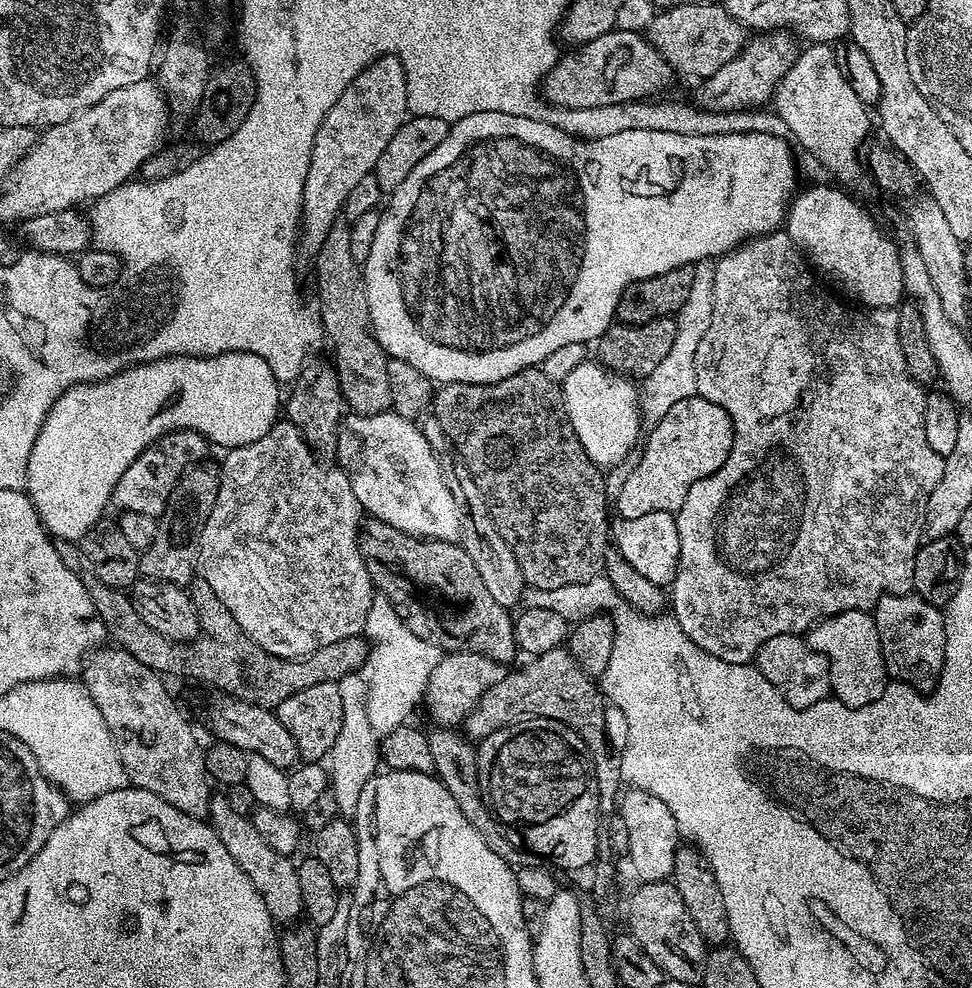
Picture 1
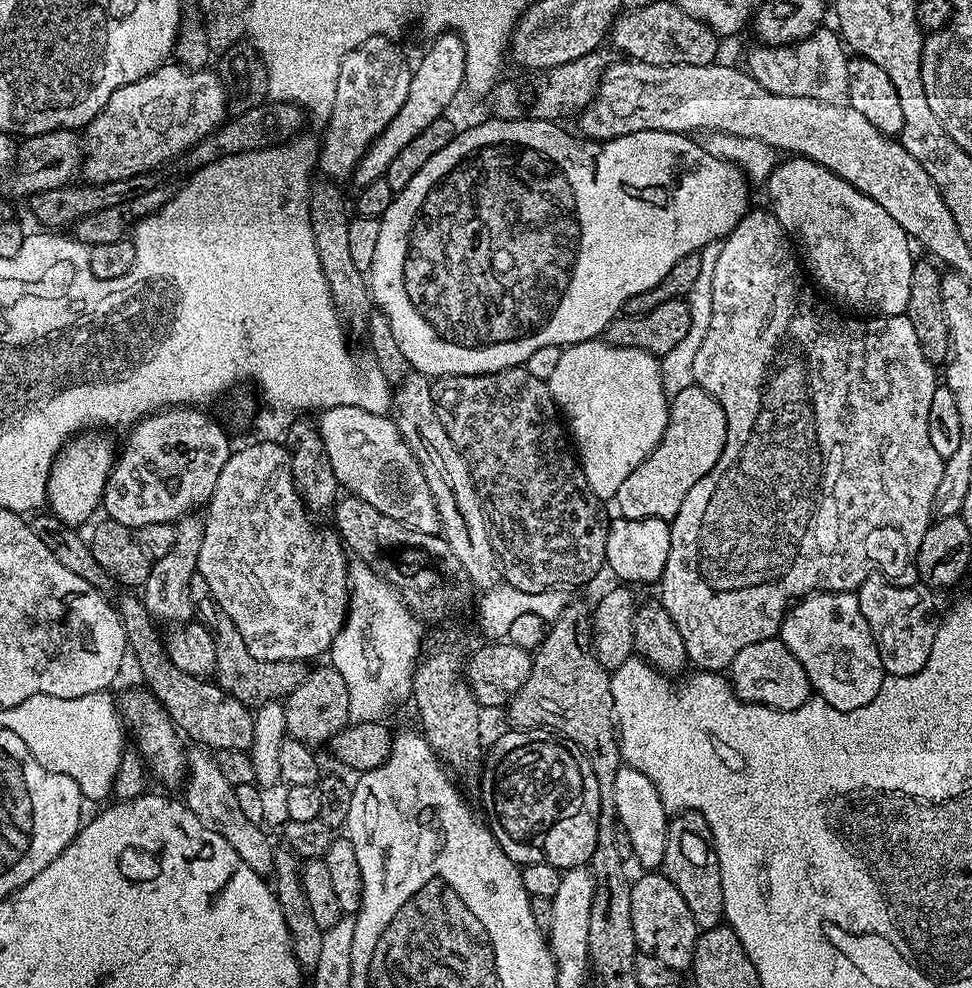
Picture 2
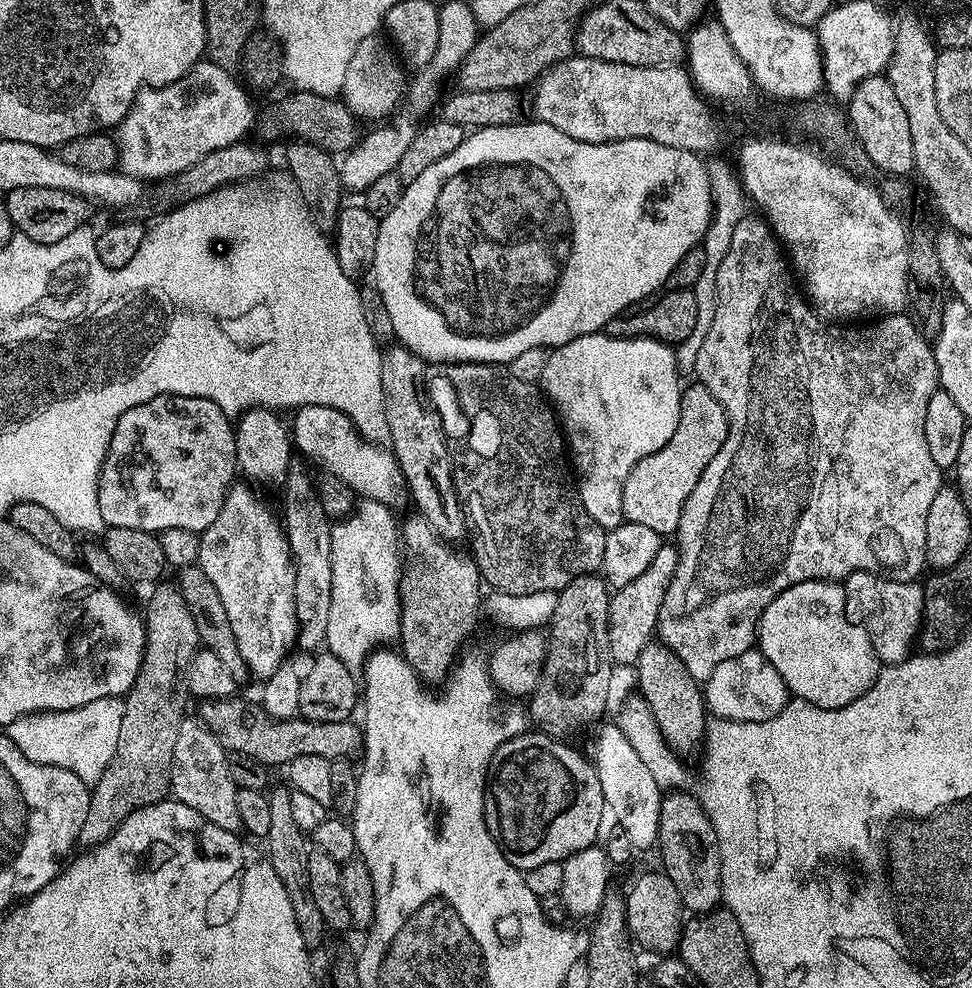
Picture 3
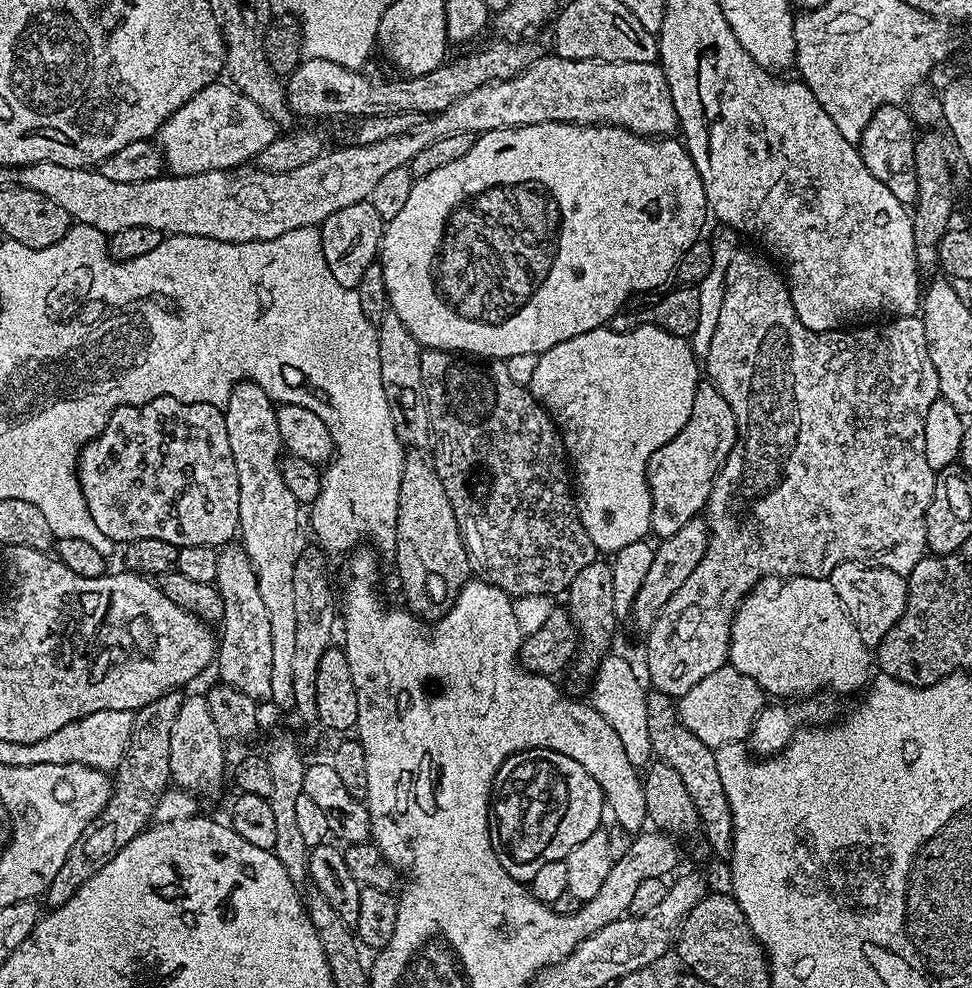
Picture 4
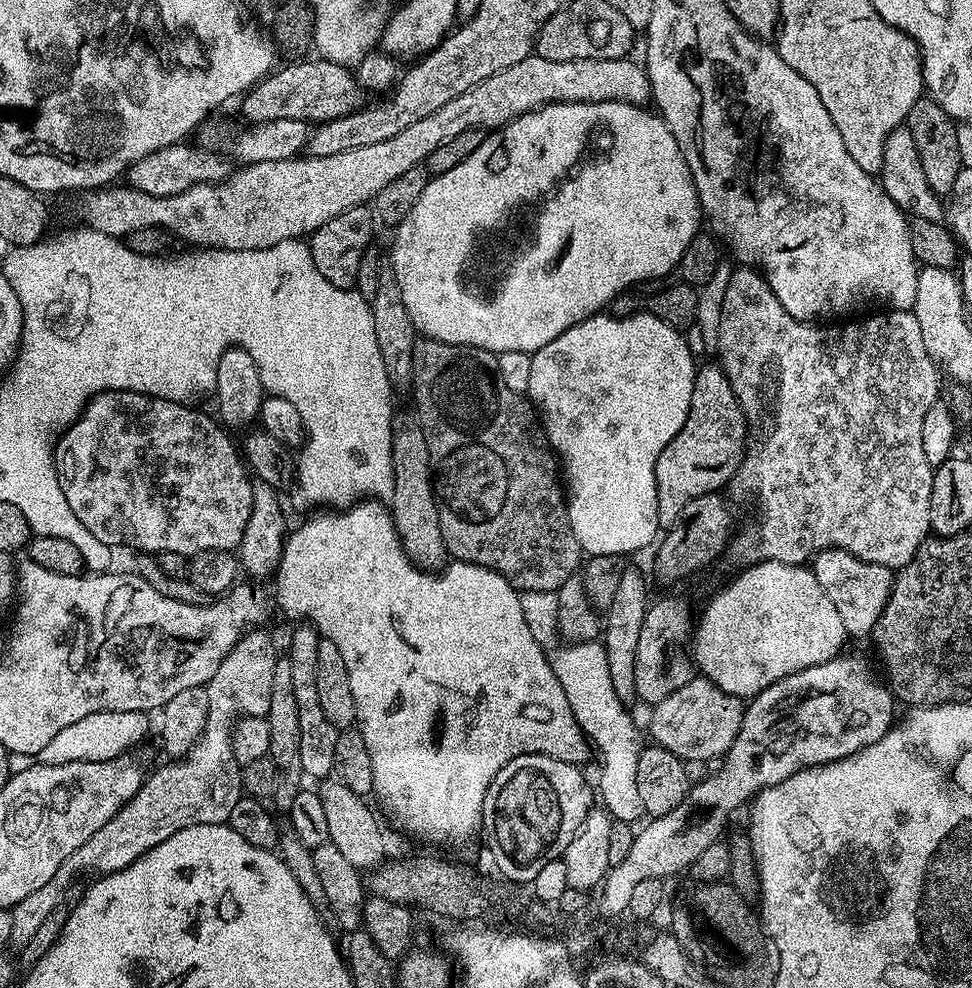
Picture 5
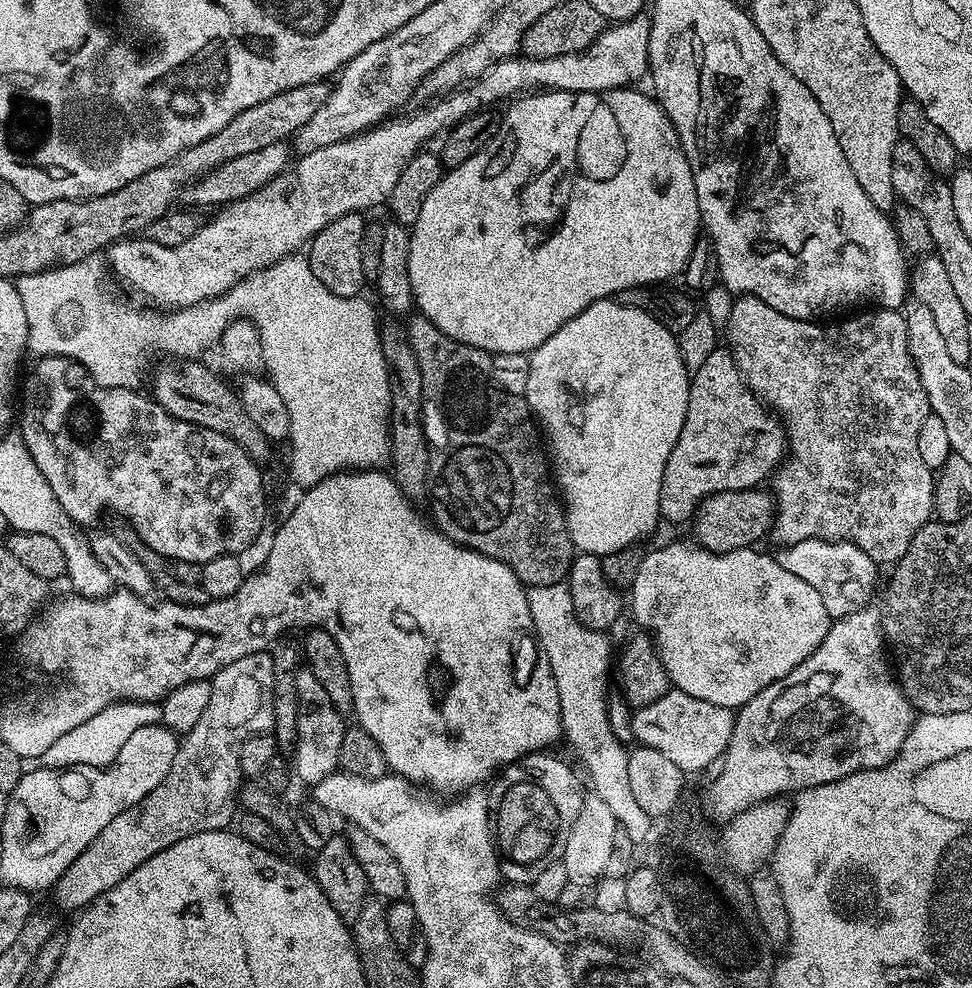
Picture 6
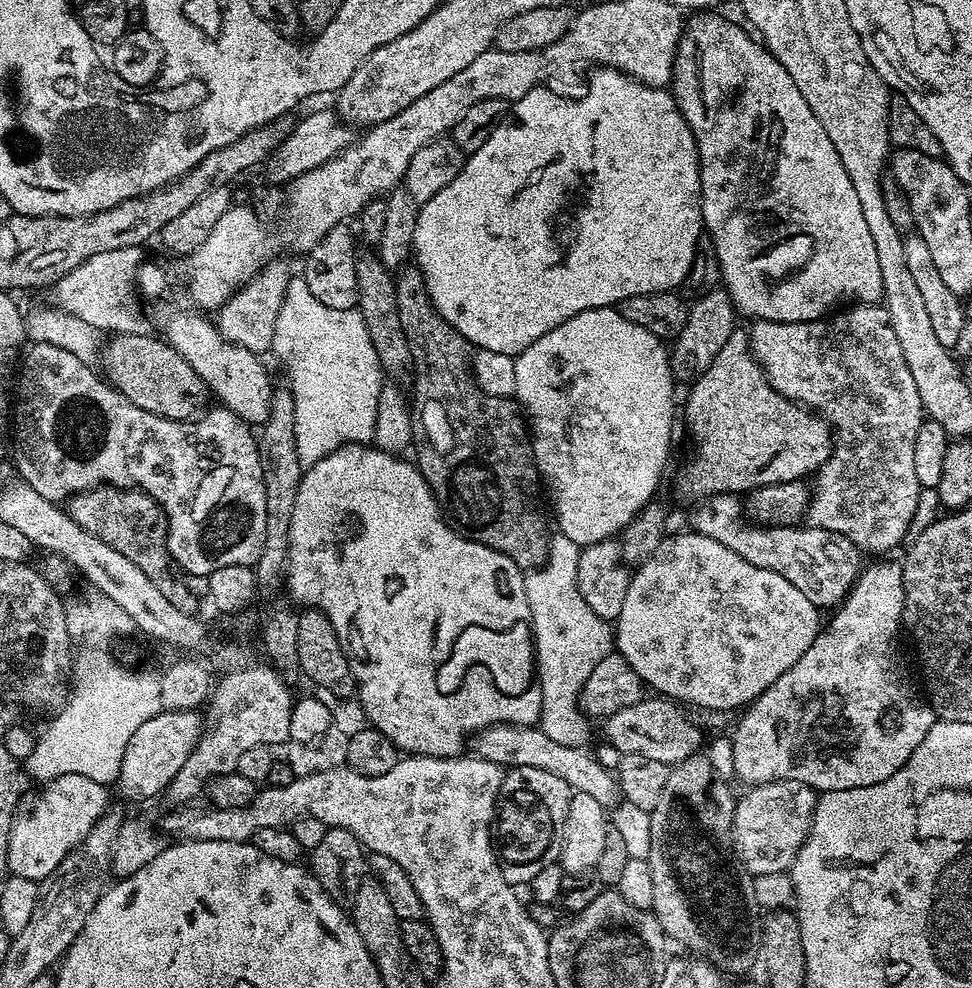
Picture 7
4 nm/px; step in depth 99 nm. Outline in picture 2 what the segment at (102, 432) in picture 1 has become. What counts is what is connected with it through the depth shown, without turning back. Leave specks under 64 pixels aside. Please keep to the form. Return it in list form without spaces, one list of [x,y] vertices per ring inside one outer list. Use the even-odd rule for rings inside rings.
[[[77,435],[61,448],[48,475],[46,504],[63,524],[81,526],[101,507],[104,487],[114,465],[114,448],[100,436]]]

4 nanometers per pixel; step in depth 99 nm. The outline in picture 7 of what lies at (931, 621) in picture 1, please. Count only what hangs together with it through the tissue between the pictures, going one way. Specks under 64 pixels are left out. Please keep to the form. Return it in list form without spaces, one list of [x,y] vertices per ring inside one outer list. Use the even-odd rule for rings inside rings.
[[[739,495],[710,496],[699,501],[695,508],[691,524],[695,531],[706,534],[706,538],[722,542],[722,546],[730,546],[734,554],[746,558],[746,562],[762,570],[774,570],[774,574],[782,574],[782,578],[798,586],[798,590],[802,590],[802,594],[806,594],[806,598],[810,598],[810,602],[814,602],[821,610],[835,609],[852,591],[852,586],[862,571],[862,553],[854,542],[850,542],[850,538],[811,526],[753,526],[742,515]]]

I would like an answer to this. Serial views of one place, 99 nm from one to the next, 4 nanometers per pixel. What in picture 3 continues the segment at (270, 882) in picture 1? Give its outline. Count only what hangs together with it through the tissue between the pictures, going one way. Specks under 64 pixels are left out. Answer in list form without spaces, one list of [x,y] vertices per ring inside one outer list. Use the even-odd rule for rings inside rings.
[[[184,718],[174,747],[170,792],[175,799],[198,810],[206,822],[214,822],[214,826],[227,832],[239,833],[245,827],[246,817],[240,808],[237,786],[232,781],[229,759],[229,753],[204,723],[196,718]]]

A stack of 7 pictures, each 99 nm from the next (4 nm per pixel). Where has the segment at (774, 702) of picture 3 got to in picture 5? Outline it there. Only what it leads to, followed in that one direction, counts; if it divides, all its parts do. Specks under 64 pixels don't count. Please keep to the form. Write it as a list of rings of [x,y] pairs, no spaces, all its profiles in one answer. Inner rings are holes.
[[[693,678],[651,709],[653,741],[685,762],[723,757],[742,726],[745,707],[741,697],[726,694],[711,680]]]

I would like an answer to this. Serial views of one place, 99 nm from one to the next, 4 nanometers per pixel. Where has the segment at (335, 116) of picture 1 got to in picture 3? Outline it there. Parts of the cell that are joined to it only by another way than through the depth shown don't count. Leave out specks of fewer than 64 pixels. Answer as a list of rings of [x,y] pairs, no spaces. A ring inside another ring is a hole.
[[[377,34],[358,42],[358,50],[354,50],[354,58],[350,58],[350,66],[346,70],[342,93],[349,112],[353,112],[361,121],[387,121],[396,112],[395,108],[401,107],[406,95],[406,78],[404,80],[404,68],[400,62],[401,57],[383,35]]]

